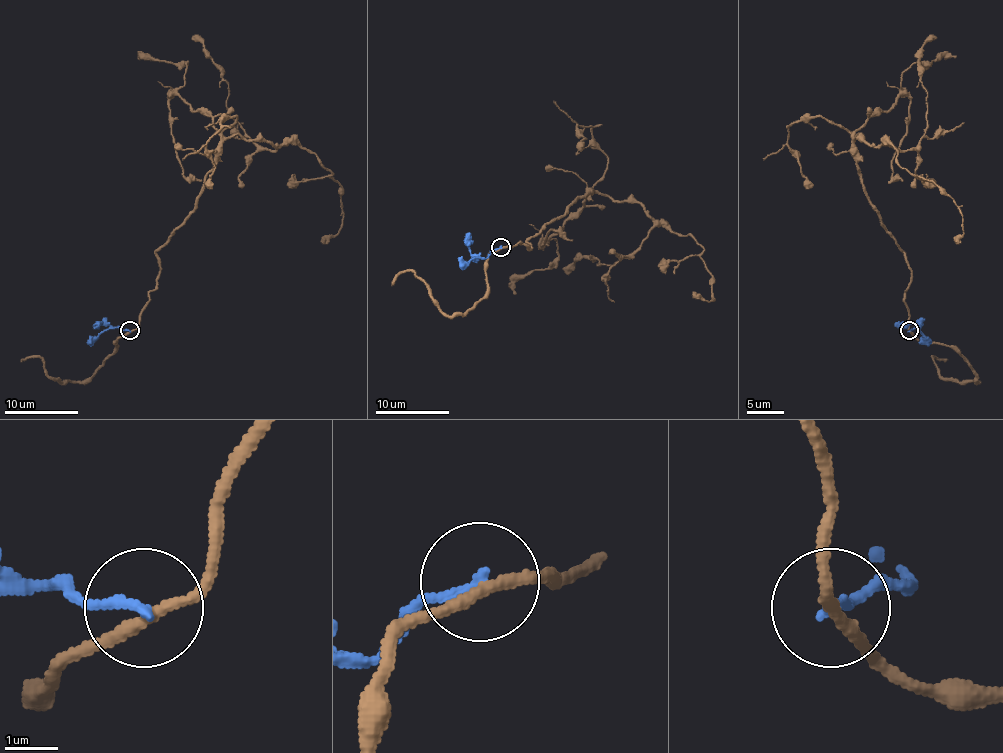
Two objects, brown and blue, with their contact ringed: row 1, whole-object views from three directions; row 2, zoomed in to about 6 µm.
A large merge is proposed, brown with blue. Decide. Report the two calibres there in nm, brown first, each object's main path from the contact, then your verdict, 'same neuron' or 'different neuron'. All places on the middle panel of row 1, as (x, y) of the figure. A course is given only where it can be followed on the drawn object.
220 nm thick on the brown side, 190 nm on the other; brown runs (500, 247), (531, 247), (590, 193), (637, 202), (654, 222), (648, 237), (617, 262), (577, 258), (562, 269); blue runs (500, 247), (485, 258), (474, 257), (465, 233); different neuron

